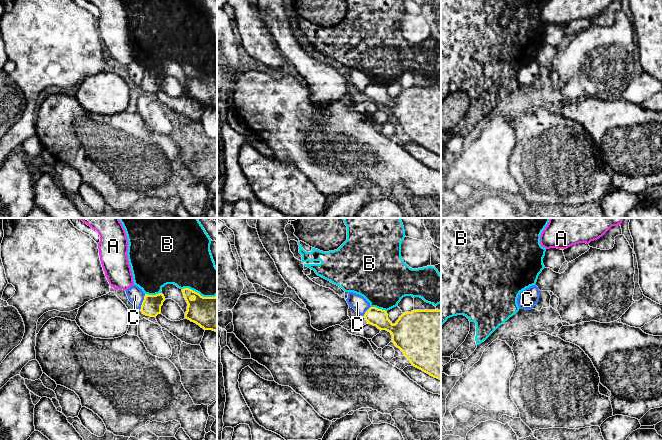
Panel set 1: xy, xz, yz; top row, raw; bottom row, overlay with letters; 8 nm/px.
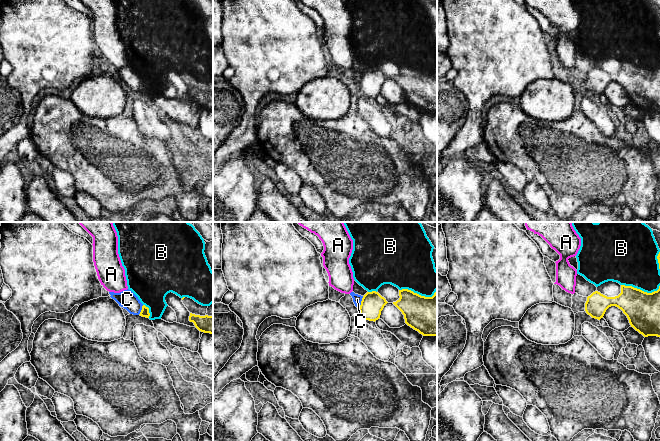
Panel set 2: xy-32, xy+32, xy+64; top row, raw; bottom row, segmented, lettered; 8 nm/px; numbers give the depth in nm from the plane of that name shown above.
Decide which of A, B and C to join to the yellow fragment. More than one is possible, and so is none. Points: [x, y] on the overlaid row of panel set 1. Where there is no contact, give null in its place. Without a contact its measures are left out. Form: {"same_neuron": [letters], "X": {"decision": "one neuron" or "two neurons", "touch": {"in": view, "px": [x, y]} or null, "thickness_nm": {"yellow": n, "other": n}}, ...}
{"same_neuron": [], "A": {"decision": "two neurons", "touch": {"in": "yz", "px": [562, 249]}, "thickness_nm": {"yellow": 20, "other": 380}}, "B": {"decision": "two neurons", "touch": {"in": "xy", "px": [198, 293]}, "thickness_nm": {"yellow": 280, "other": 380}}, "C": {"decision": "two neurons", "touch": {"in": "xy", "px": [142, 302]}, "thickness_nm": {"yellow": 160, "other": 130}}}

